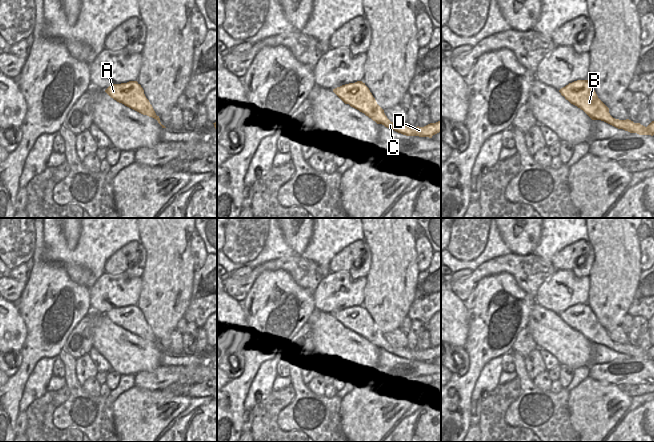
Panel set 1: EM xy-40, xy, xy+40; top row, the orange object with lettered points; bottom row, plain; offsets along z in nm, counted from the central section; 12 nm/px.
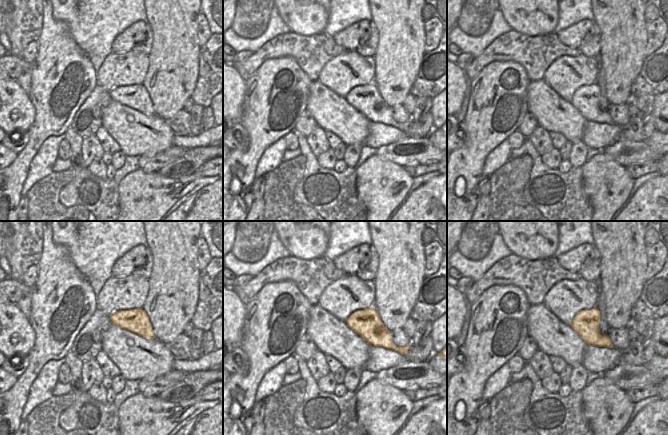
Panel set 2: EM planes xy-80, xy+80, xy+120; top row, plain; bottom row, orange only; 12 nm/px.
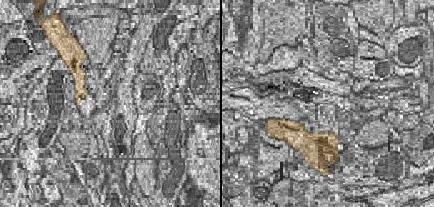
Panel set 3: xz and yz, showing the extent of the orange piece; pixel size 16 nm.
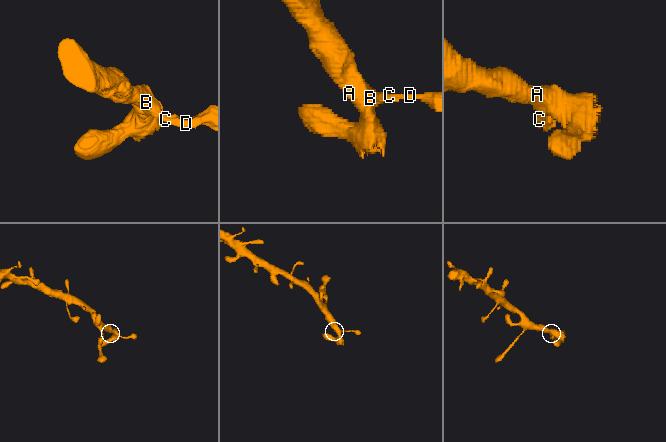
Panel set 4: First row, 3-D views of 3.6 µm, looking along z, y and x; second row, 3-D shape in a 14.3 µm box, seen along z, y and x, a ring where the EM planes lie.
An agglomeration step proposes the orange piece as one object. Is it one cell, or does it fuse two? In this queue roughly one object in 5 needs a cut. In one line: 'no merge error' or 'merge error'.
no merge error

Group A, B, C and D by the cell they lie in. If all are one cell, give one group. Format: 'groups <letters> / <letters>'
groups A B C D

